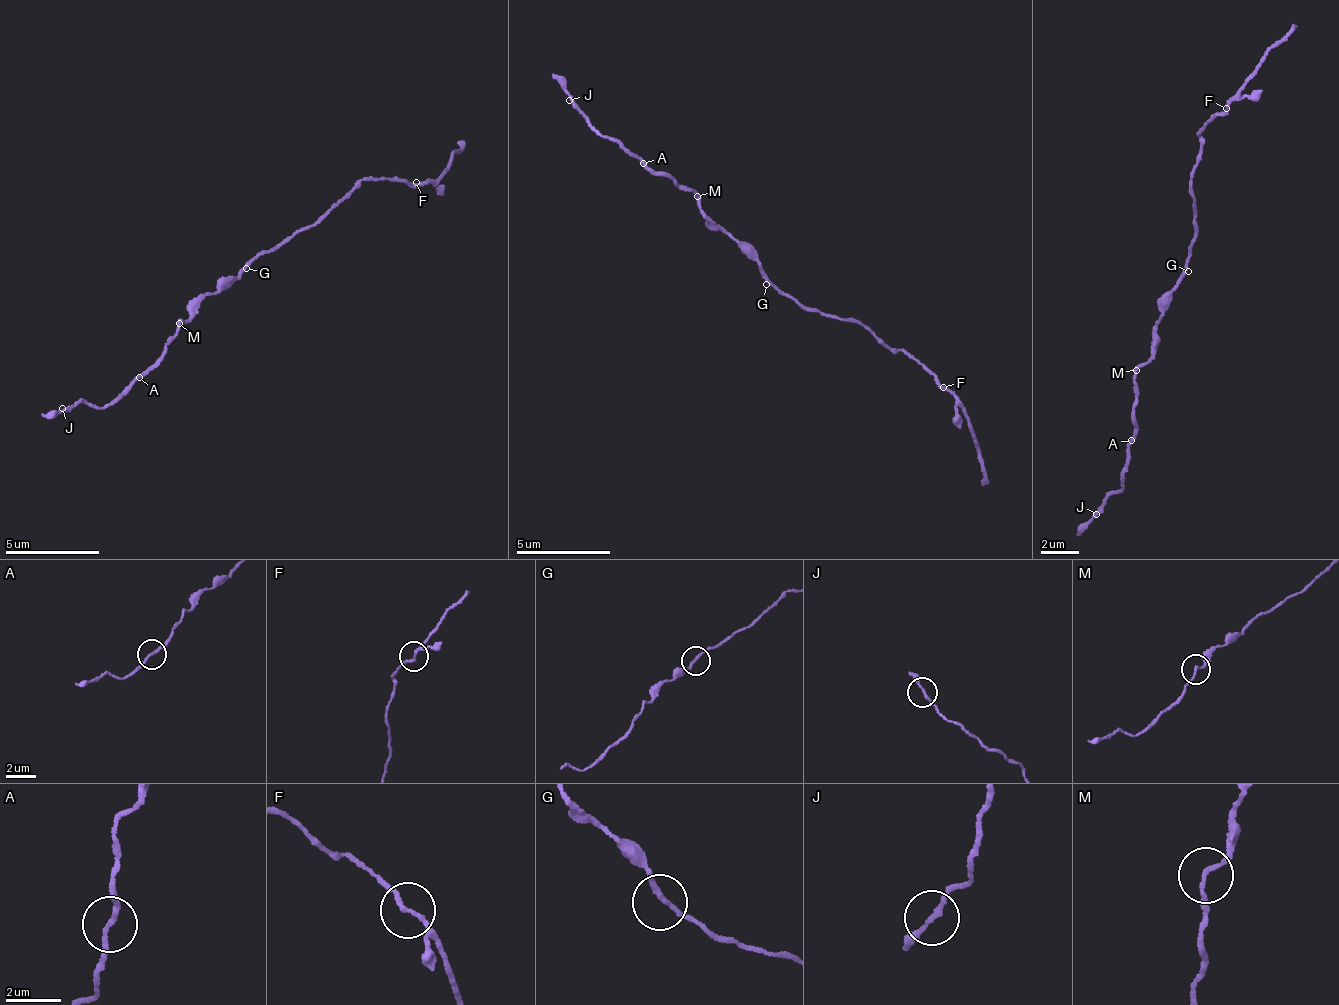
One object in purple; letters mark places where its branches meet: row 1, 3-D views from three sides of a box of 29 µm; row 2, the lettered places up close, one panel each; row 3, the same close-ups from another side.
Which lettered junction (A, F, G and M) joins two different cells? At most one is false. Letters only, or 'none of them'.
none of them

